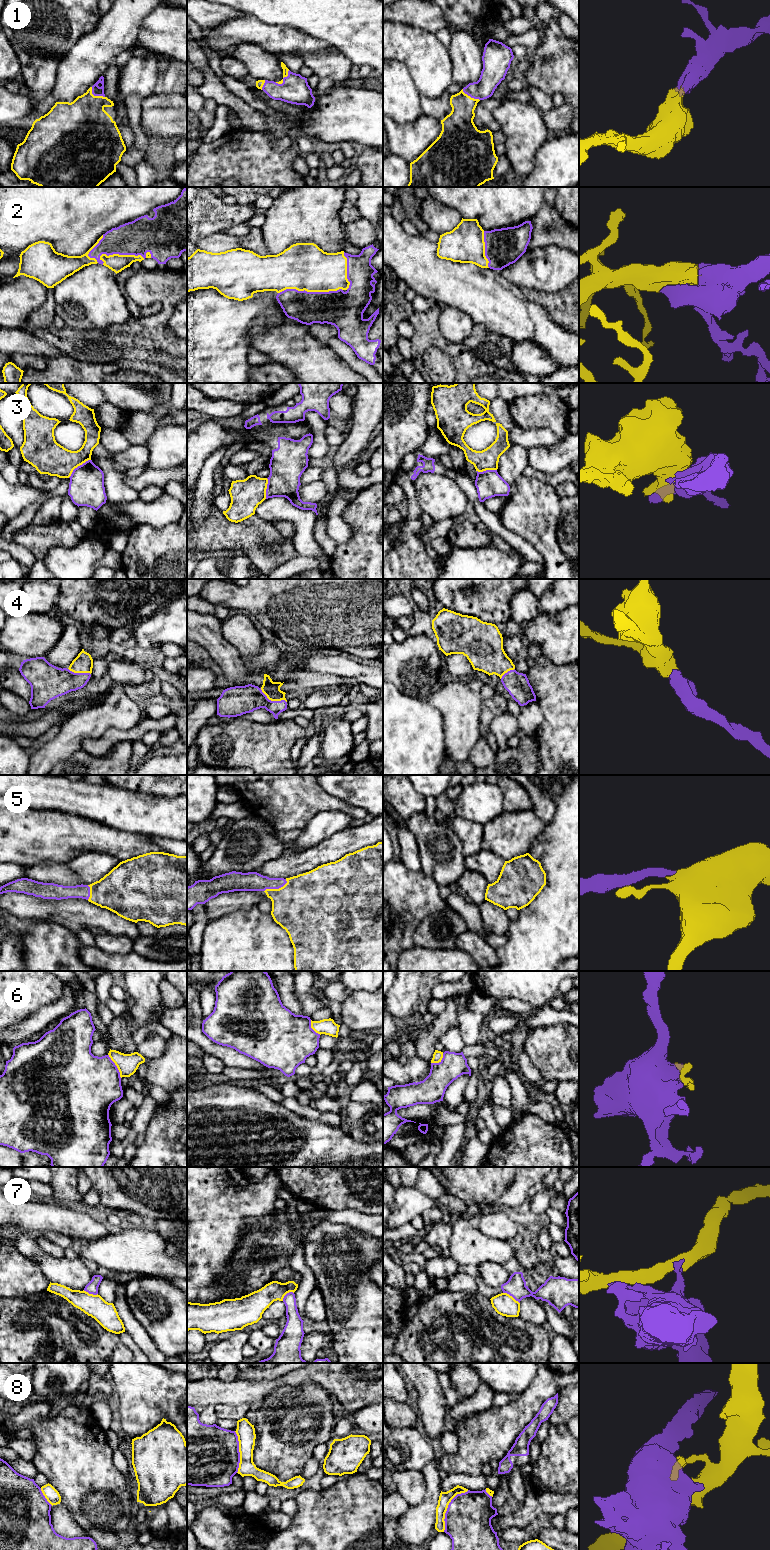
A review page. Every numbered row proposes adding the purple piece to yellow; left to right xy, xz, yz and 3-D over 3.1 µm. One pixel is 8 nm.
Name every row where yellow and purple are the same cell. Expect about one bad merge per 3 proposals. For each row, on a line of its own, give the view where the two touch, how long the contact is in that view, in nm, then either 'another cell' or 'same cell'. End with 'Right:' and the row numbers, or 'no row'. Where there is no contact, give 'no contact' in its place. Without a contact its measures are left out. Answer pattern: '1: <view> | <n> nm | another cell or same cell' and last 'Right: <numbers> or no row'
1: xz | 160 nm | same cell
2: xy | 420 nm | same cell
3: xy | 240 nm | another cell
4: xz | 240 nm | same cell
5: xz | 200 nm | same cell
6: xy | 220 nm | another cell
7: yz | 160 nm | another cell
8: yz | 400 nm | another cell
Right: 1, 2, 4, 5

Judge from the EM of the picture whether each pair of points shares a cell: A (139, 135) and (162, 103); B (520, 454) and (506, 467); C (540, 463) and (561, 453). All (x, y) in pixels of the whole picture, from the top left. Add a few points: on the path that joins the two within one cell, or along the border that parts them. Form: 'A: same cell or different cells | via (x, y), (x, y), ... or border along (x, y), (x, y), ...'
A: different cells | border along (142, 106), (140, 128), (148, 138)
B: same cell | via (517, 457), (509, 465)
C: same cell | via (545, 459), (556, 457)

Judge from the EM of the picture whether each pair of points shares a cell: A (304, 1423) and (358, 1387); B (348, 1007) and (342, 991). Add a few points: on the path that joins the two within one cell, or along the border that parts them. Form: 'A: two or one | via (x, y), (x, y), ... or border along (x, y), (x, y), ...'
A: two | border along (314, 1383), (322, 1387), (333, 1398)
B: two | border along (351, 992), (340, 1002)

